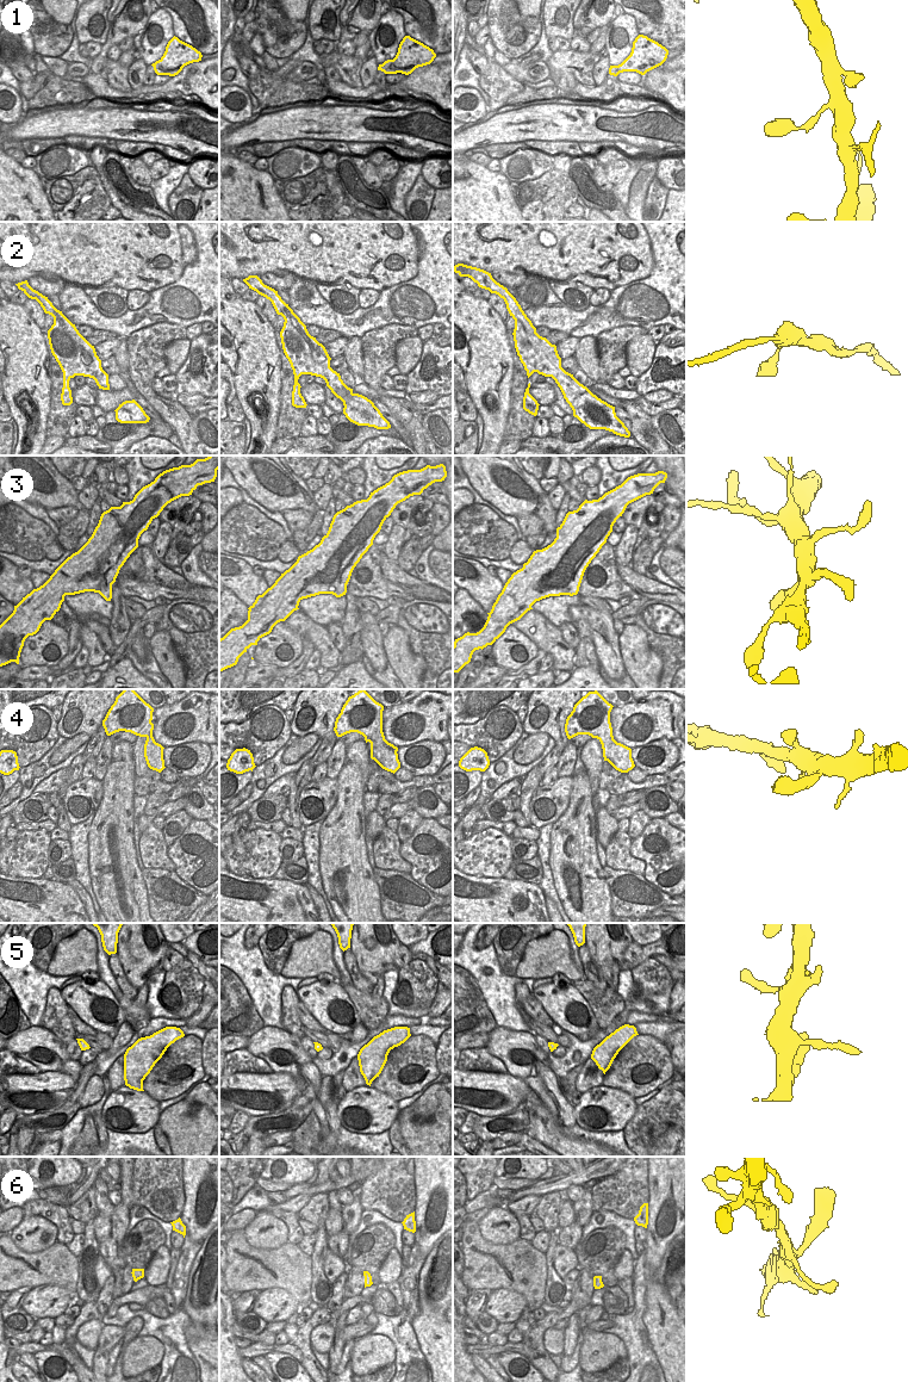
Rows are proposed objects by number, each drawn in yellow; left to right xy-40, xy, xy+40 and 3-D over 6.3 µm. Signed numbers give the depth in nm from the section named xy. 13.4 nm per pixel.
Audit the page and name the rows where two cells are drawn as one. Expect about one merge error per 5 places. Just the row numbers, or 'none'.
none

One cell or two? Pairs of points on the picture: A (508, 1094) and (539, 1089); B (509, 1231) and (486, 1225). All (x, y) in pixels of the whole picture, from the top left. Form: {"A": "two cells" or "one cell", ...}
{"A": "two cells", "B": "one cell"}

